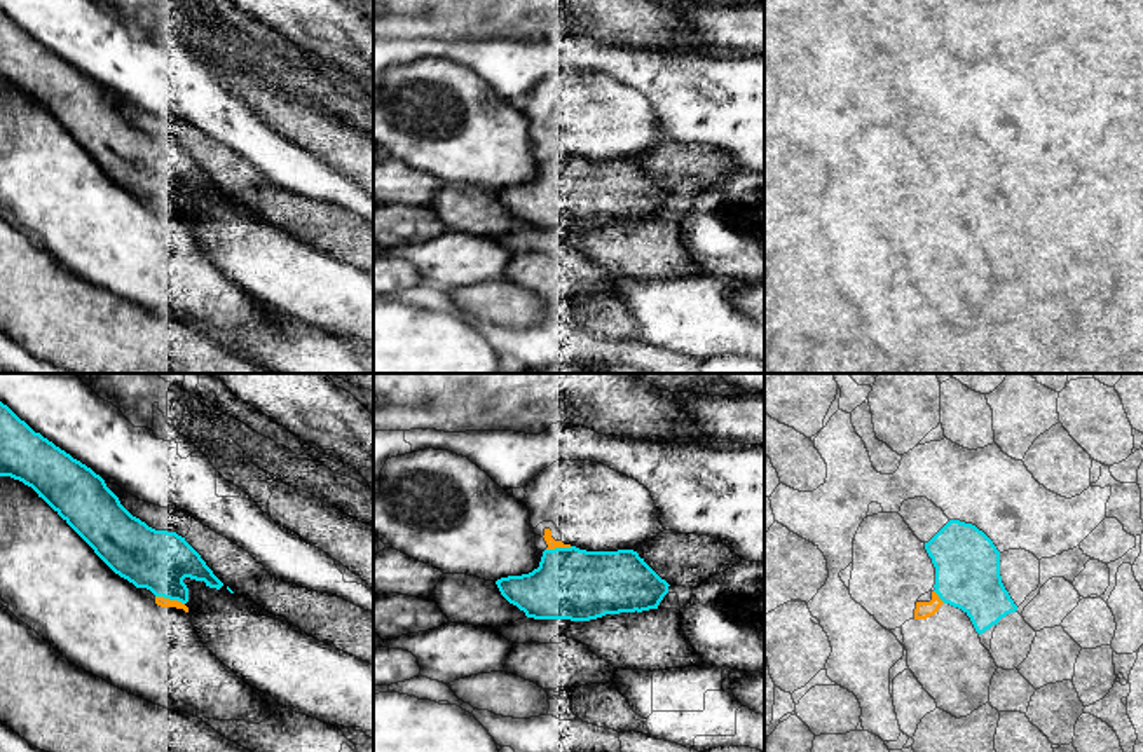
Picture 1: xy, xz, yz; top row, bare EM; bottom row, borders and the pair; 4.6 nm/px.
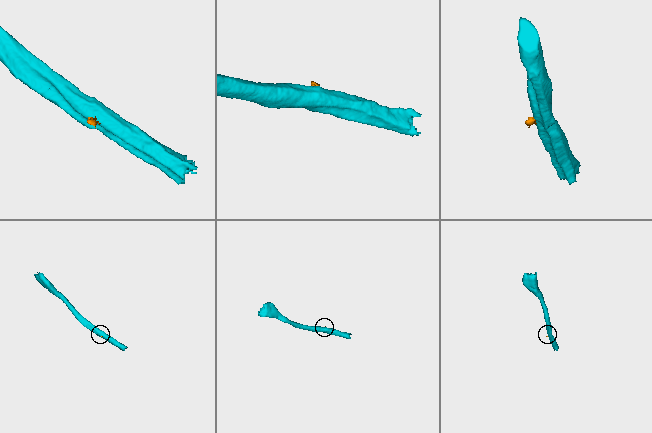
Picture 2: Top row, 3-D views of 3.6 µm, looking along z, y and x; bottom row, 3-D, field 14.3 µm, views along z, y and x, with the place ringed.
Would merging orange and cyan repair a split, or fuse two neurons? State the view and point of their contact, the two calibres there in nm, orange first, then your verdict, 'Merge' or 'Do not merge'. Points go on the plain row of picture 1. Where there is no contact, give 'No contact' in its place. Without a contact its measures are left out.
Touches orange at xy (168, 208). Thickness 50 nm (orange) against 280 nm. Do not merge

